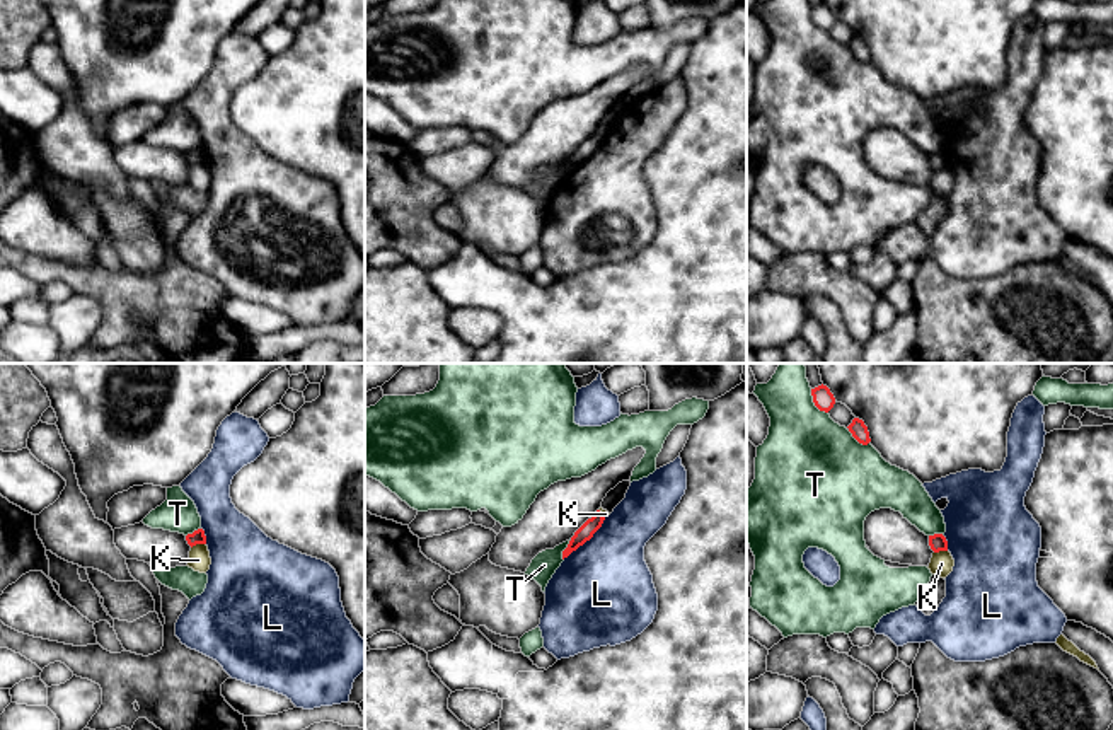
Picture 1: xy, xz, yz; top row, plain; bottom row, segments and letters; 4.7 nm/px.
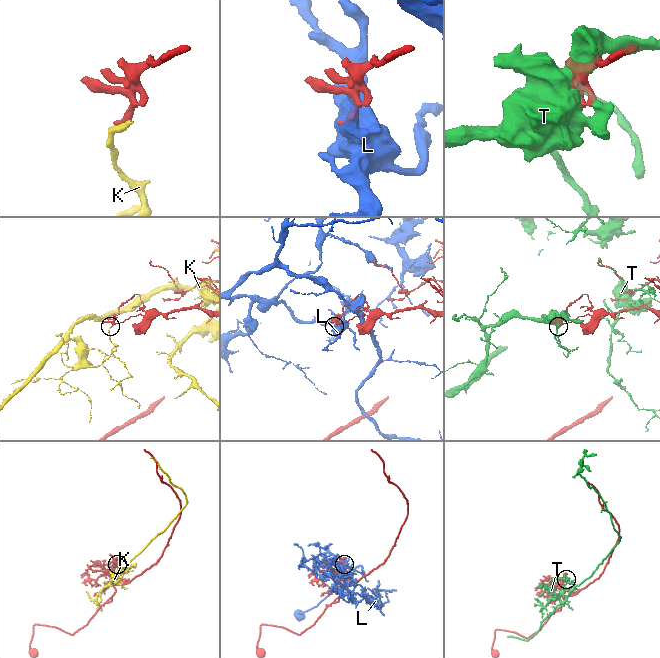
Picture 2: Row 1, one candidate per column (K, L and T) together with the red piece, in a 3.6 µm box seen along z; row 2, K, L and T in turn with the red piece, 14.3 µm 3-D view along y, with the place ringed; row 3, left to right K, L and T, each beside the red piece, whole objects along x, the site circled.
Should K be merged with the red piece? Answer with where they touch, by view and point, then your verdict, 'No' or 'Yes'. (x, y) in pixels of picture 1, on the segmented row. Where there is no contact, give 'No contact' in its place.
Touches red at xy (198, 543). No

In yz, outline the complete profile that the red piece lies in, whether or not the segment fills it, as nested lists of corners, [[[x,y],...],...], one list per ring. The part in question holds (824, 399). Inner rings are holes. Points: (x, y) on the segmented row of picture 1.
[[[818,385],[815,389],[811,389],[811,396],[813,396],[813,403],[820,411],[828,413],[833,404],[835,404],[835,397],[830,392],[830,389],[827,385]]]

